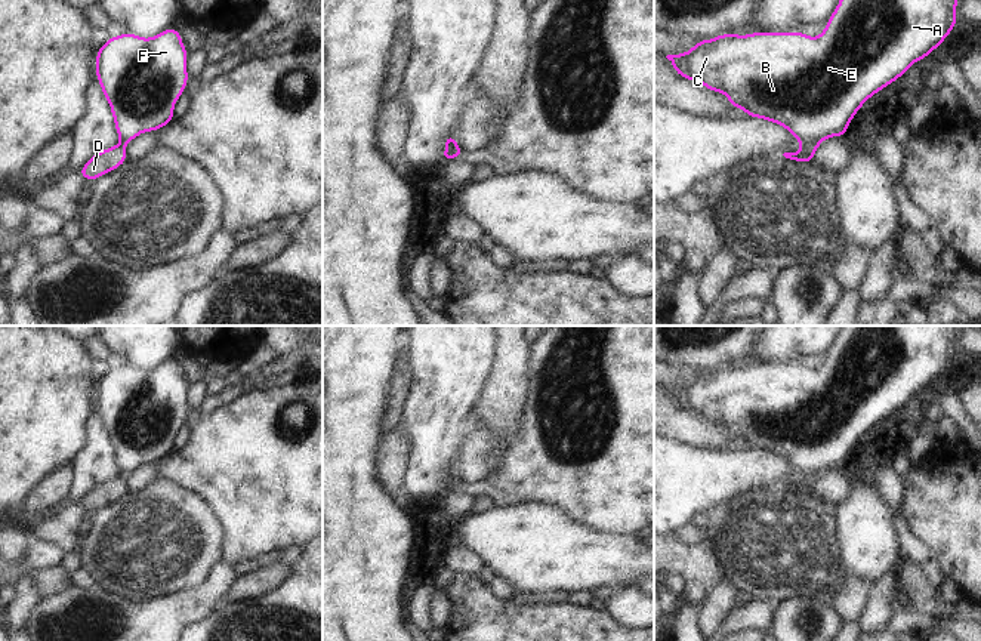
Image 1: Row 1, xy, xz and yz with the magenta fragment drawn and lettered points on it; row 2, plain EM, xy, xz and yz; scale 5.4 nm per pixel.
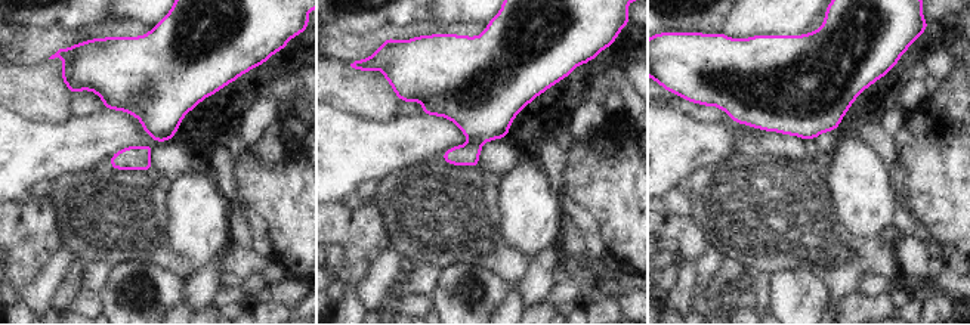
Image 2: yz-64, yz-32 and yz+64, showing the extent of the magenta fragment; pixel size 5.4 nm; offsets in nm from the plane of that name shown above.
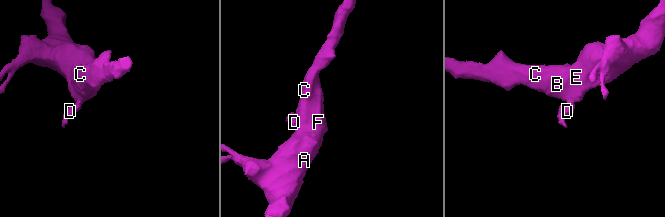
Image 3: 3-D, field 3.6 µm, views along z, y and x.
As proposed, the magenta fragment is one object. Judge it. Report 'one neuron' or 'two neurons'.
two neurons

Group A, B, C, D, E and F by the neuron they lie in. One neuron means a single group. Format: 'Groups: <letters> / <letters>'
Groups: A B C E F / D.

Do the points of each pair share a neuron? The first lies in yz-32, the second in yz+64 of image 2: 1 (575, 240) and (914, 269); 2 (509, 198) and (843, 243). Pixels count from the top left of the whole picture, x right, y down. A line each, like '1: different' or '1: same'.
1: same
2: different

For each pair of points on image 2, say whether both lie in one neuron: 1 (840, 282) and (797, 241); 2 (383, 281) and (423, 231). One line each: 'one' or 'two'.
1: one
2: two

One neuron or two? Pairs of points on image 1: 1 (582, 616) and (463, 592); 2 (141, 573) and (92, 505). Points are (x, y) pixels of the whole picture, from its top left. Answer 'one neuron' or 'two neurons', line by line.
1: one neuron
2: one neuron

